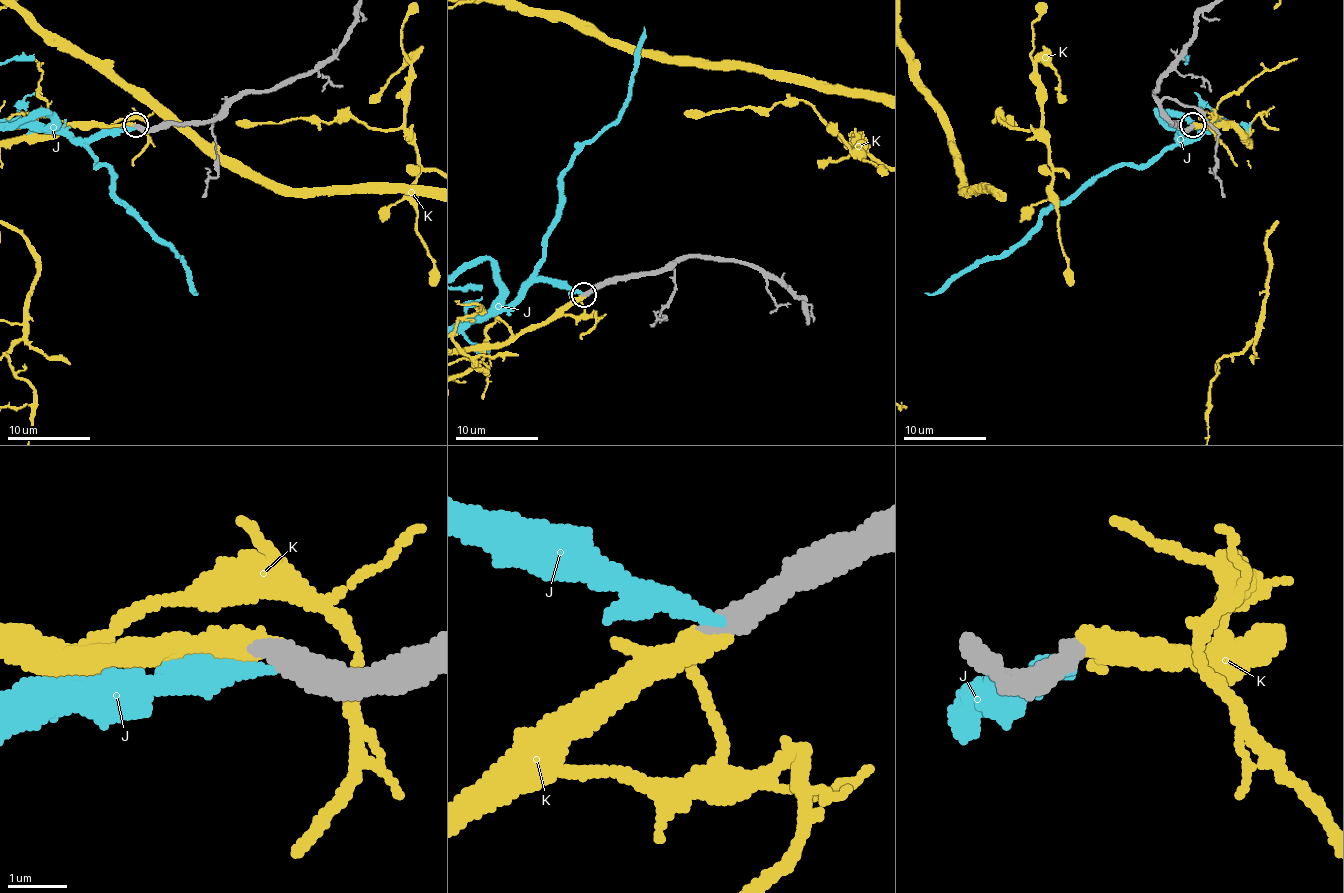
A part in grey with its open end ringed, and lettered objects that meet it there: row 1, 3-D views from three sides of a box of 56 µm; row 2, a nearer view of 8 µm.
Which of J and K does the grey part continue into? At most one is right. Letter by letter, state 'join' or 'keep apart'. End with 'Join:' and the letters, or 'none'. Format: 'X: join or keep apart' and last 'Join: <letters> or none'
J: keep apart
K: join
Join: K

